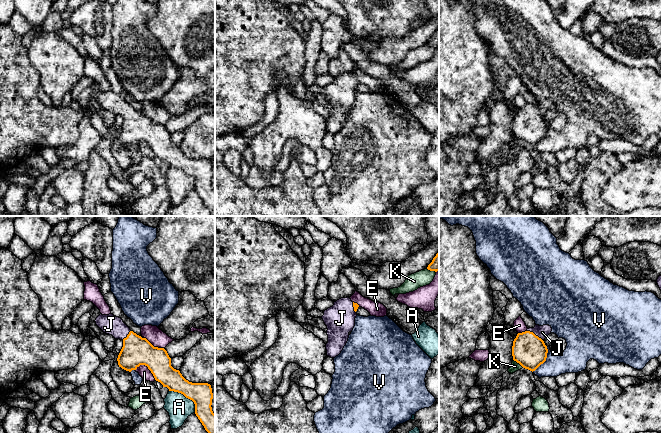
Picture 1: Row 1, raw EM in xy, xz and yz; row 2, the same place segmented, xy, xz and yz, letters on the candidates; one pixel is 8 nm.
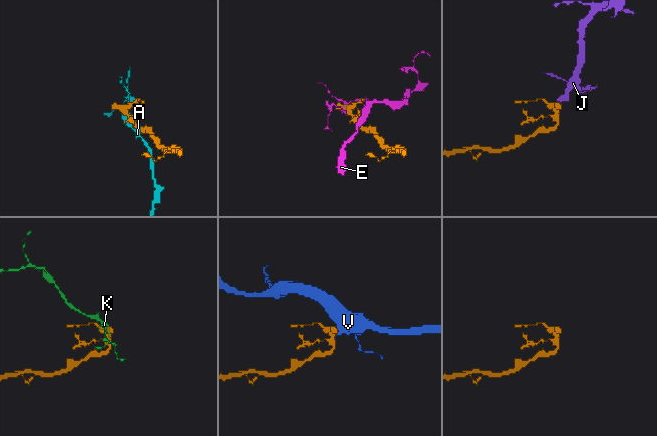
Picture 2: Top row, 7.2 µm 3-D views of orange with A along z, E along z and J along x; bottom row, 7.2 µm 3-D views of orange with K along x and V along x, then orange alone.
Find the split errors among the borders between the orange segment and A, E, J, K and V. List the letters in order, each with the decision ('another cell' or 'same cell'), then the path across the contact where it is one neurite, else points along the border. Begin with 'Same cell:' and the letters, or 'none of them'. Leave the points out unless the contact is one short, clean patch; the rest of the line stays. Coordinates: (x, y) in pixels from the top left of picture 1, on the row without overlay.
Same cell: J
A: another cell
E: another cell
J: same cell; way yz (530, 127), (530, 118), (534, 110), (542, 108)
K: another cell
V: another cell; border yz (547, 123), (546, 135), (532, 147)

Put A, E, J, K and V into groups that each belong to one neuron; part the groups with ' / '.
A / E / J / K / V

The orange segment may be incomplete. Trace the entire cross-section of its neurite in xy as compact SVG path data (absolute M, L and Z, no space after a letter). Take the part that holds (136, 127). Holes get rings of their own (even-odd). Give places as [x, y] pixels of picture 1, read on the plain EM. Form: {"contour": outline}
{"contour": "M100 90L96 101L106 110L123 117L118 131L119 143L131 148L145 141L156 157L169 167L183 170L195 180L195 190L212 214L215 214L215 190L212 187L213 169L208 159L192 159L171 142L171 134L164 124L154 123L146 114L137 111L119 93Z"}

